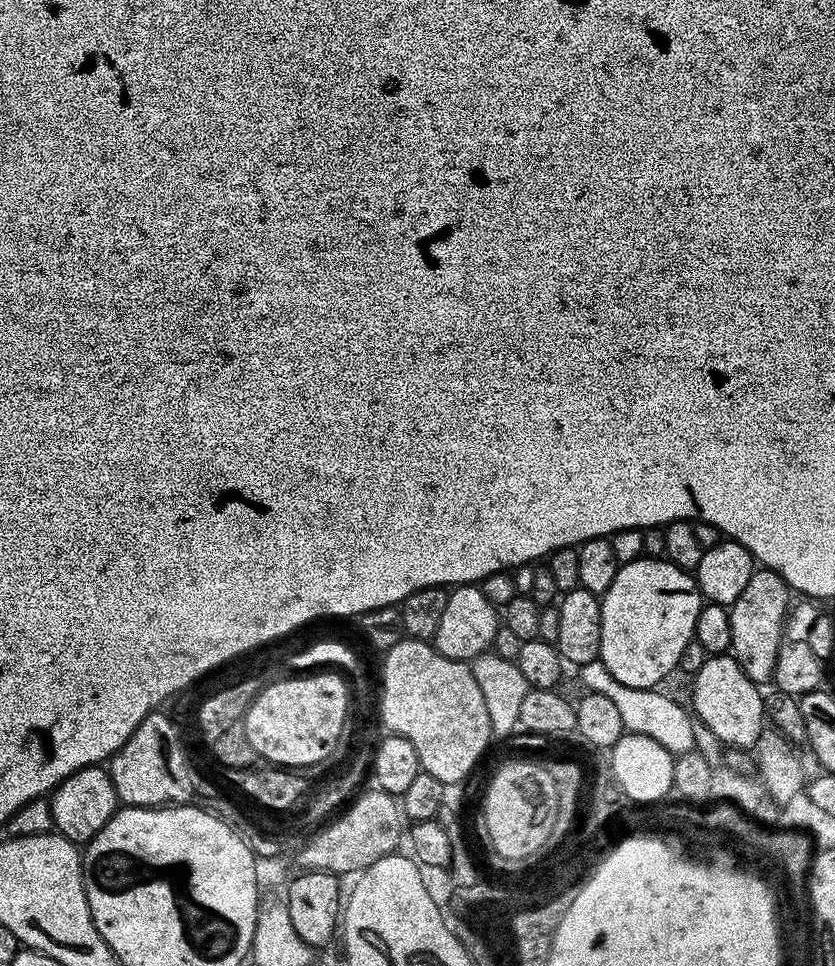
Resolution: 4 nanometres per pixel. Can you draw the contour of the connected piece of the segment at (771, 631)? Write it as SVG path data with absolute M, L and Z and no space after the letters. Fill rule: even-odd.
M760 566L753 571L750 582L746 582L746 590L742 590L730 606L730 631L734 633L731 655L736 657L744 673L757 686L764 686L776 675L778 646L782 642L784 621L790 611L788 595L790 589L782 577L771 568Z

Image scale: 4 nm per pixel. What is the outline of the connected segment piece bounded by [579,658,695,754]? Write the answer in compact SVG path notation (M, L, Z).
M599 658L581 665L579 672L588 692L604 694L614 702L614 706L621 712L625 731L646 734L673 754L695 749L695 723L689 709L685 705L684 709L674 697L660 692L664 690L625 686L610 674Z

